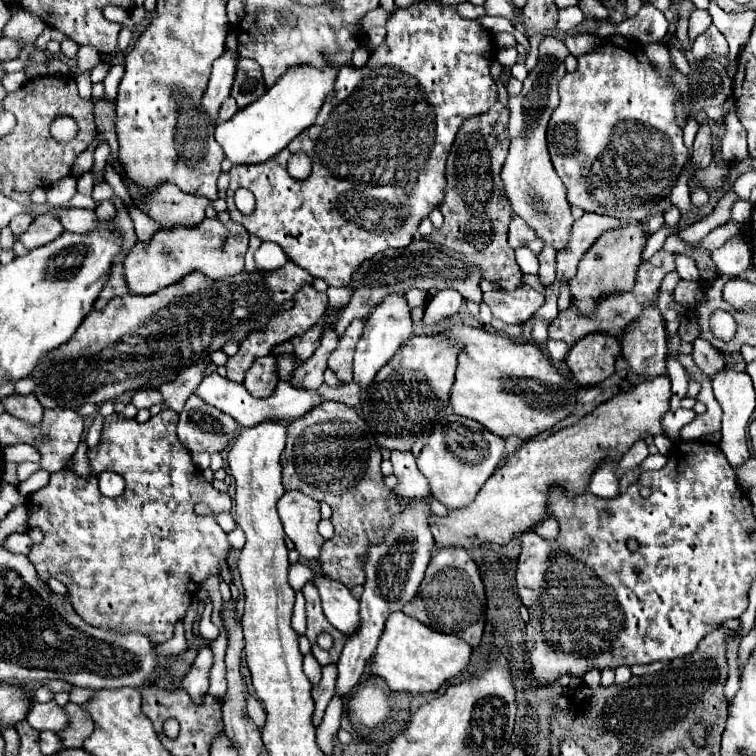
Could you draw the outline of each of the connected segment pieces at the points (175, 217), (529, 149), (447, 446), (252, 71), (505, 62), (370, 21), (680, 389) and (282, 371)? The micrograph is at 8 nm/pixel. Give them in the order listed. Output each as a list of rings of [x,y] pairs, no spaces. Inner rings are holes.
[[[165,183],[149,197],[139,199],[139,209],[145,211],[151,219],[159,221],[163,229],[173,229],[179,225],[193,227],[195,223],[201,223],[209,205],[209,199],[187,195],[173,183]]]
[[[545,37],[539,45],[539,63],[523,81],[523,91],[515,97],[509,97],[511,147],[501,171],[501,179],[505,183],[505,197],[511,203],[513,215],[525,219],[525,223],[537,233],[537,237],[555,247],[557,251],[567,247],[569,231],[575,219],[571,215],[571,205],[567,201],[567,189],[551,165],[545,133],[551,113],[559,103],[557,85],[561,75],[567,73],[563,65],[567,55],[569,51],[563,45],[563,41],[555,37]]]
[[[453,423],[433,431],[417,457],[419,471],[427,477],[431,495],[441,501],[447,509],[461,509],[467,507],[477,491],[485,485],[485,481],[495,473],[499,461],[503,459],[505,441],[493,435],[487,429],[471,431],[465,425]]]
[[[239,59],[237,77],[231,89],[231,95],[235,97],[239,109],[257,101],[263,93],[265,93],[265,81],[259,63],[253,59]]]
[[[507,47],[507,49],[501,49],[497,53],[497,61],[503,65],[503,67],[513,67],[517,63],[517,49],[515,47]]]
[[[377,7],[375,11],[369,11],[369,13],[361,19],[361,27],[363,27],[365,31],[369,31],[371,27],[383,27],[383,25],[387,23],[387,19],[389,19],[389,13],[383,11],[381,7]]]
[[[667,351],[669,359],[667,359],[667,373],[671,377],[673,383],[673,397],[671,397],[671,409],[679,409],[679,407],[693,407],[695,399],[687,397],[687,385],[689,385],[689,375],[685,371],[685,367],[677,361],[677,357],[673,355],[673,351]]]
[[[281,355],[281,357],[277,357],[277,367],[279,367],[279,379],[281,381],[287,381],[289,383],[289,379],[291,379],[291,371],[297,367],[297,359],[293,357],[293,355]]]

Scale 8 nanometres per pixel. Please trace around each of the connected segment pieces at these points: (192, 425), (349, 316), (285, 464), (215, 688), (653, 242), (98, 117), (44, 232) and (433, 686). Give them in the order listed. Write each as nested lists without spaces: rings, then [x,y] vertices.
[[[191,395],[185,403],[183,413],[179,415],[179,439],[189,451],[217,453],[223,451],[239,429],[239,423],[203,403],[197,395]]]
[[[411,243],[405,249],[387,249],[383,253],[377,253],[375,257],[367,259],[365,263],[361,263],[359,269],[353,273],[351,283],[349,283],[351,299],[349,299],[347,307],[343,307],[339,313],[323,315],[315,323],[313,329],[305,331],[305,335],[295,335],[293,339],[277,345],[273,349],[273,355],[277,355],[277,351],[289,351],[289,347],[293,347],[293,351],[297,351],[297,359],[305,361],[317,349],[317,339],[321,339],[321,327],[325,327],[325,323],[329,323],[329,327],[333,327],[333,331],[337,331],[337,337],[341,337],[353,319],[367,319],[369,313],[373,311],[373,307],[377,307],[377,303],[381,303],[381,299],[385,299],[385,295],[407,293],[413,287],[423,289],[423,291],[457,289],[463,295],[463,299],[481,303],[481,299],[483,299],[483,293],[479,289],[481,281],[483,281],[483,271],[479,267],[473,267],[473,263],[469,263],[461,253],[451,251],[447,247],[437,247],[433,243]]]
[[[323,401],[309,415],[289,423],[287,445],[281,453],[281,467],[287,491],[299,489],[333,509],[331,521],[335,525],[335,535],[327,541],[329,545],[323,545],[321,549],[321,571],[349,589],[363,585],[365,571],[361,563],[369,543],[379,543],[385,537],[385,531],[389,531],[393,515],[407,505],[405,499],[397,499],[397,495],[393,495],[393,489],[385,487],[379,445],[373,441],[365,421],[349,405]]]
[[[221,651],[221,659],[215,659],[215,675],[211,675],[211,687],[209,687],[209,695],[221,699],[227,691],[227,679],[225,679],[225,651]]]
[[[679,223],[674,228],[669,227],[661,227],[657,233],[653,233],[649,239],[647,239],[647,243],[645,243],[645,251],[643,251],[643,259],[651,259],[661,247],[663,247],[663,243],[665,243],[665,239],[667,239],[667,235],[672,233],[673,231],[681,231],[684,227],[681,227]]]
[[[101,99],[101,101],[95,103],[93,109],[95,109],[95,125],[97,125],[99,133],[103,133],[103,137],[109,141],[113,165],[119,171],[119,165],[117,165],[117,159],[115,159],[117,157],[117,149],[119,149],[117,133],[115,133],[115,103]]]
[[[45,213],[45,215],[39,215],[33,219],[33,223],[29,225],[29,229],[19,237],[19,241],[27,247],[27,249],[35,249],[35,247],[41,247],[53,239],[57,239],[61,233],[63,233],[63,225],[61,221],[51,215],[51,213]]]
[[[397,611],[389,615],[377,651],[371,657],[371,673],[383,677],[391,691],[407,691],[413,695],[435,693],[443,683],[459,677],[469,663],[471,647],[457,635],[433,631],[421,621]]]

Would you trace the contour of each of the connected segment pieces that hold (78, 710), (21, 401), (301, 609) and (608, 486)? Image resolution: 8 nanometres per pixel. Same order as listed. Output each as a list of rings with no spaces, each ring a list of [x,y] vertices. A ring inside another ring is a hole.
[[[67,703],[65,711],[71,723],[67,729],[59,731],[63,747],[83,747],[83,741],[93,733],[93,719],[87,715],[87,711],[81,705],[75,703]]]
[[[11,395],[7,399],[1,401],[7,409],[7,413],[11,413],[13,417],[17,419],[23,419],[27,423],[39,423],[41,417],[43,417],[43,407],[41,403],[37,401],[35,395]]]
[[[299,591],[297,593],[297,601],[295,601],[295,611],[293,611],[293,621],[291,627],[297,635],[305,635],[305,597]]]
[[[603,461],[593,479],[591,479],[591,485],[589,485],[589,491],[591,495],[597,495],[601,499],[613,499],[619,495],[619,481],[615,477],[615,471],[617,471],[617,461]]]

